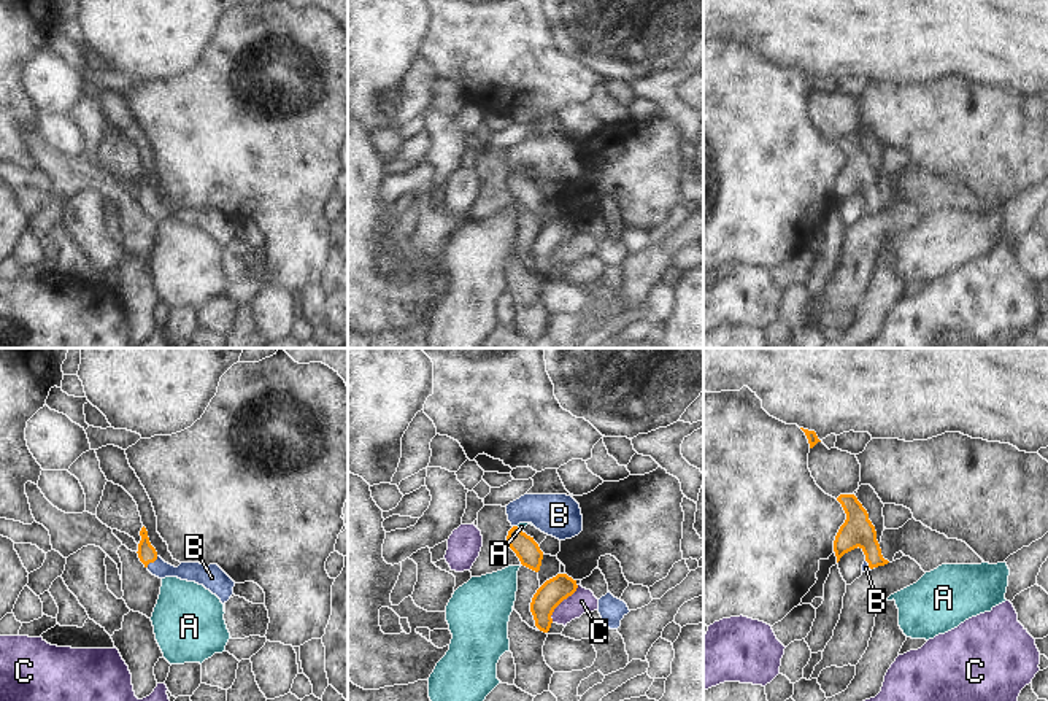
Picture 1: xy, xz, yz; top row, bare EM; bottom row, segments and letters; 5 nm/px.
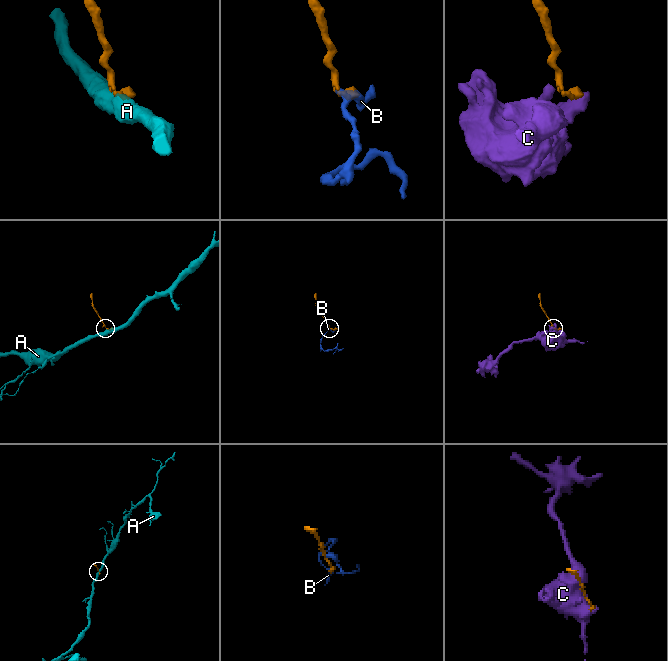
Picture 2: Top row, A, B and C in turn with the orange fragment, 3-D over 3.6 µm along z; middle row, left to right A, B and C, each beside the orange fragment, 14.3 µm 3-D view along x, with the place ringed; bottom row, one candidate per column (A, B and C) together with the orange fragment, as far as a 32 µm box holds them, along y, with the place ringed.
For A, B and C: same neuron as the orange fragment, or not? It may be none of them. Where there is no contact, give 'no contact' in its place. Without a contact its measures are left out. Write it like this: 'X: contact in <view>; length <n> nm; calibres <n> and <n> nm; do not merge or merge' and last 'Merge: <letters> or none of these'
A: contact in xz; length 40 nm; calibres 120 and 40 nm; do not merge
B: contact in xy; length 80 nm; calibres 90 and 100 nm; merge
C: contact in xz; length 240 nm; calibres 140 and 120 nm; do not merge
Merge: B

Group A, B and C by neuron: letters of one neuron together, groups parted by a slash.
A / B / C

